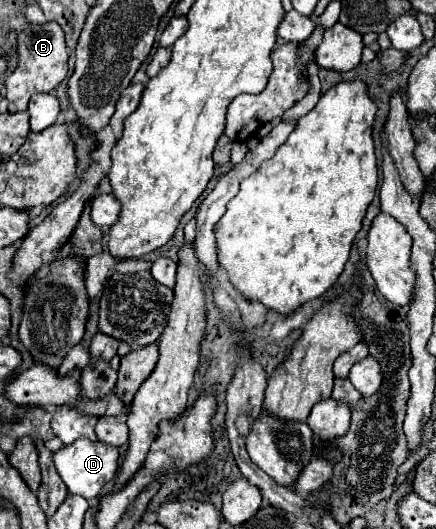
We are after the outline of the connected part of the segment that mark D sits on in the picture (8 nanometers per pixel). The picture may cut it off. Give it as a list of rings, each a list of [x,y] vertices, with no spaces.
[[[76,440],[76,444],[64,446],[56,452],[54,464],[70,494],[80,494],[86,500],[96,500],[102,494],[102,488],[116,480],[116,474],[120,470],[120,452],[116,446],[108,446],[104,442]]]

